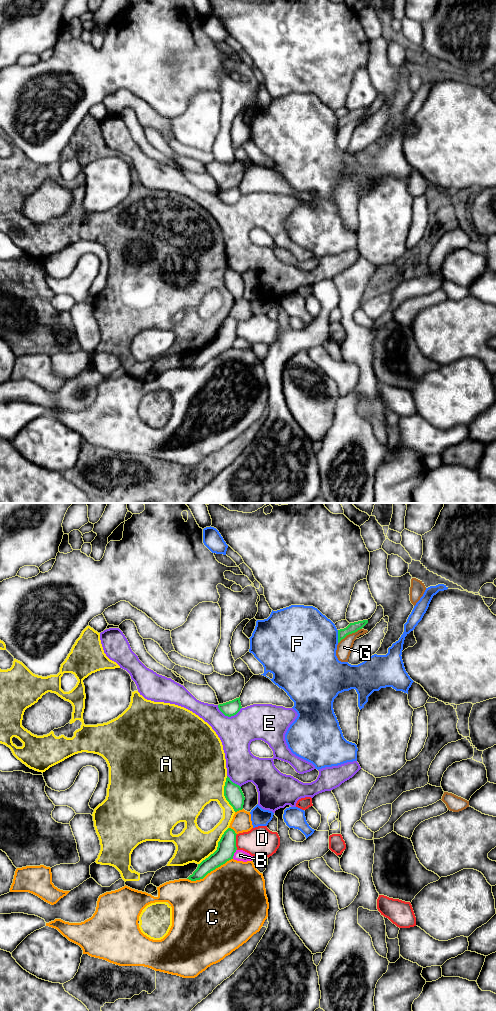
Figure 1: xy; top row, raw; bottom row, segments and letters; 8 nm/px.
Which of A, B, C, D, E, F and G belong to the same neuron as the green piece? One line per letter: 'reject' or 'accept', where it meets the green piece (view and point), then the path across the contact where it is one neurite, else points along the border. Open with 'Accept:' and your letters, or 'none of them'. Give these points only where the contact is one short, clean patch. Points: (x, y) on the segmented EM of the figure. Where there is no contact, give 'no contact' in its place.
Accept: none of them
A: reject; contact xy (217, 847)
B: reject; contact xy (233, 854); border xy (236, 849), (232, 858)
C: reject; contact xy (209, 872)
D: reject; contact xy (235, 842)
E: reject; contact xy (229, 716)
F: reject; contact xy (338, 636)
G: reject; contact xy (349, 633)

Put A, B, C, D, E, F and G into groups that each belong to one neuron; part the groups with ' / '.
A / B C / D / E / F / G

